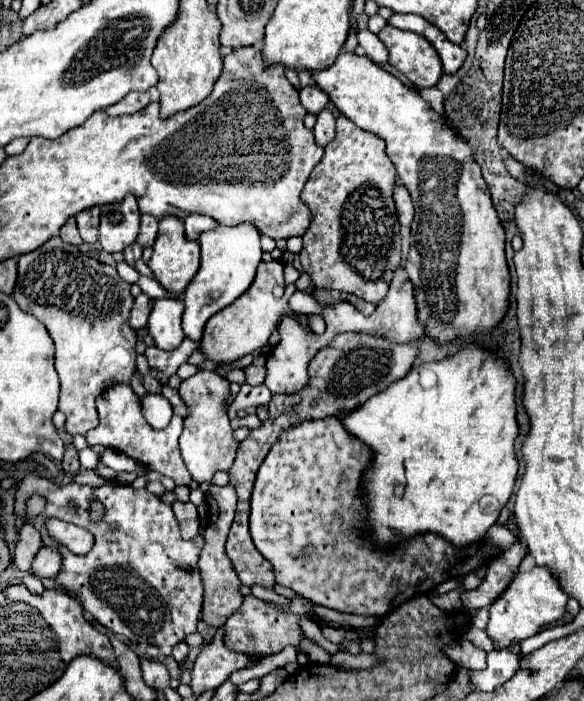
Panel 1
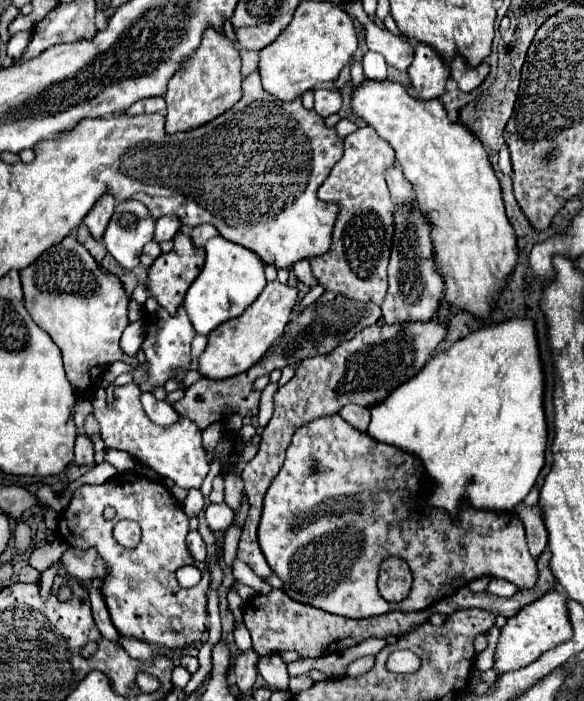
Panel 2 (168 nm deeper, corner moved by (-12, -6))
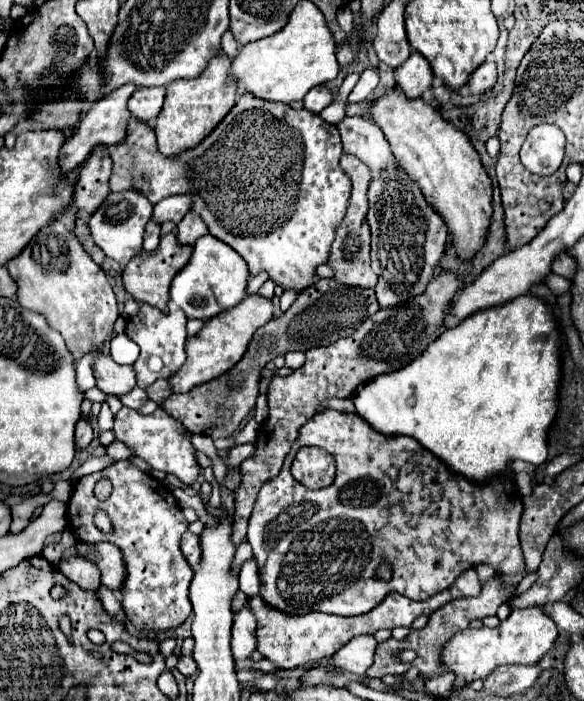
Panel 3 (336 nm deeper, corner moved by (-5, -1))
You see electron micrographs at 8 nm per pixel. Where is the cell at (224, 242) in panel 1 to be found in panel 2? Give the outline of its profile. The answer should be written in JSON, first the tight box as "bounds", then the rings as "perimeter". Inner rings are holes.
{"bounds":[183,235,267,335],"perimeter":[[[217,235],[207,241],[205,253],[207,253],[205,265],[197,275],[197,279],[191,283],[183,301],[195,331],[201,335],[209,335],[221,323],[241,315],[257,299],[257,295],[263,291],[267,283],[265,265],[261,265],[261,259],[241,245],[225,241],[223,237]]]}

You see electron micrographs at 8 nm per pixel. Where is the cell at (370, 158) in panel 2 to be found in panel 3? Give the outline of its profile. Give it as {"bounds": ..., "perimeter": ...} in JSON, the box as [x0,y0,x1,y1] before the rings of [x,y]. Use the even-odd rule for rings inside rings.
{"bounds":[328,154,376,288],"perimeter":[[[342,154],[340,168],[352,180],[352,194],[350,194],[350,204],[348,204],[346,216],[344,216],[340,228],[336,230],[336,236],[334,236],[334,242],[332,242],[330,256],[328,256],[328,266],[334,270],[334,280],[338,280],[346,286],[376,288],[376,274],[370,268],[370,226],[366,224],[366,212],[368,212],[366,190],[370,186],[372,174],[366,168],[366,164],[362,164],[352,154]]]}

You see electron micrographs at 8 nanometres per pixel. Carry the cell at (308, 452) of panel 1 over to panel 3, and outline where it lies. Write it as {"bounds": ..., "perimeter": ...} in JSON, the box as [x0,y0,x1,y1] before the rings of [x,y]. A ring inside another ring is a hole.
{"bounds":[248,408,526,616],"perimeter":[[[326,408],[316,412],[316,416],[300,428],[280,474],[262,484],[248,522],[248,542],[260,568],[260,596],[270,606],[292,614],[326,612],[358,616],[376,608],[390,592],[400,592],[402,596],[418,602],[428,600],[430,596],[450,588],[464,570],[478,564],[490,564],[498,574],[506,576],[524,574],[526,566],[518,538],[520,516],[522,496],[514,480],[504,476],[492,478],[486,484],[474,484],[462,476],[458,480],[442,460],[420,446],[414,438],[384,436],[370,428],[358,414],[344,414]],[[302,446],[320,446],[334,456],[336,478],[330,486],[310,490],[294,480],[290,464]],[[384,558],[394,570],[392,580],[386,584],[374,580],[374,568]]]}

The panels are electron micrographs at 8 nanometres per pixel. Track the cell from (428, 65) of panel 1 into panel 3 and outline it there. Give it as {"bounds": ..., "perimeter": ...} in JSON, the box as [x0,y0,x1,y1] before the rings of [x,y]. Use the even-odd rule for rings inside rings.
{"bounds":[396,52,434,98],"perimeter":[[[412,52],[410,58],[396,68],[396,84],[408,98],[420,98],[432,86],[434,74],[428,60],[420,52]]]}

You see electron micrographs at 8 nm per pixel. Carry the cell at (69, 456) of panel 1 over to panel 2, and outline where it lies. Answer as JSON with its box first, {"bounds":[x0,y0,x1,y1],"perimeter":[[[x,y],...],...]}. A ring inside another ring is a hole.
{"bounds":[75,433,93,465],"perimeter":[[[81,433],[75,441],[75,463],[77,465],[93,465],[93,439]]]}

